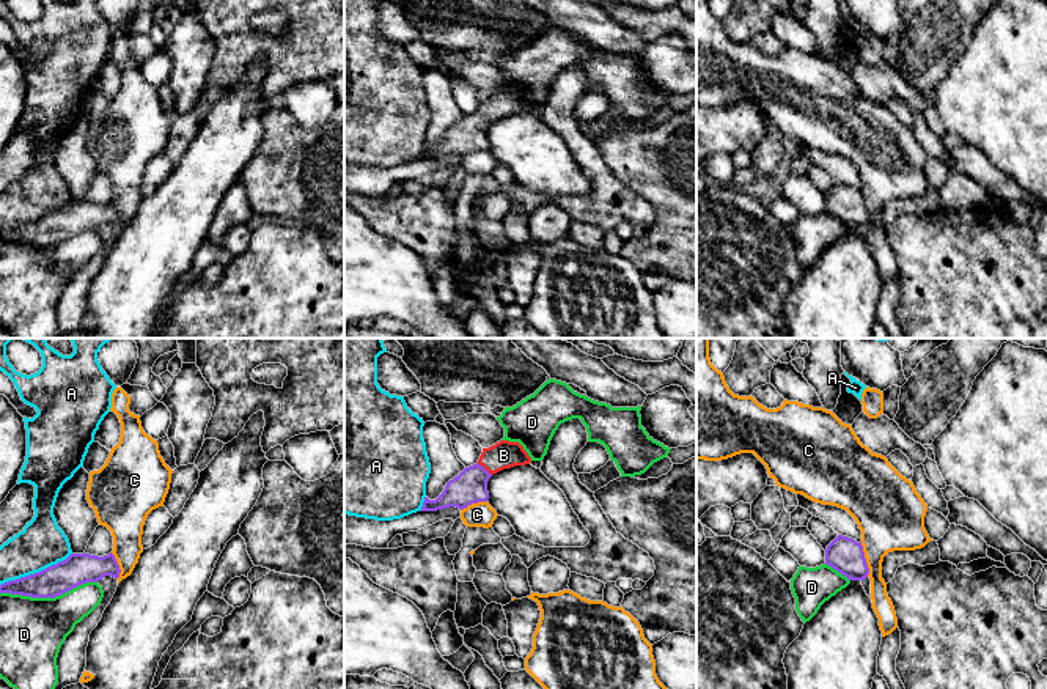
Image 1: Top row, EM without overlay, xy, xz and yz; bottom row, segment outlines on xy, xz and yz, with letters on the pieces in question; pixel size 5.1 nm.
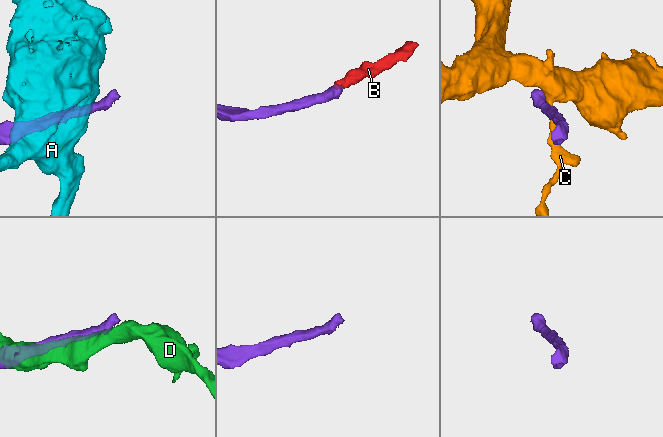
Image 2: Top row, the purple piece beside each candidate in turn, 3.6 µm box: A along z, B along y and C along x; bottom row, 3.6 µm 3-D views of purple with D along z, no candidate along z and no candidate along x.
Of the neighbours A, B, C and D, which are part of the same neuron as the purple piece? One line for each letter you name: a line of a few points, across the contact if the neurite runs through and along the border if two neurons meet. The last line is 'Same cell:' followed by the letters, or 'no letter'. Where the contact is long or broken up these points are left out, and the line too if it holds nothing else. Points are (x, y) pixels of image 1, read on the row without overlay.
B: line xz (470, 134), (484, 117), (503, 103)
Same cell: B

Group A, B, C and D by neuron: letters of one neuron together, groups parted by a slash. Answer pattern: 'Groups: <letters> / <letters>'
Groups: A / B / C / D

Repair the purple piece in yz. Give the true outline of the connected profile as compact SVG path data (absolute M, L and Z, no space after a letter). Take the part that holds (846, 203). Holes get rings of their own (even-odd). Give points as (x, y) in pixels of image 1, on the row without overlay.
M838 182L825 197L825 212L849 228L863 228L869 222L861 190Z

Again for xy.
M71 201L39 220L9 228L0 233L0 241L31 245L55 245L82 231L97 230L105 223L119 225L119 212L115 203L97 204L90 201Z

